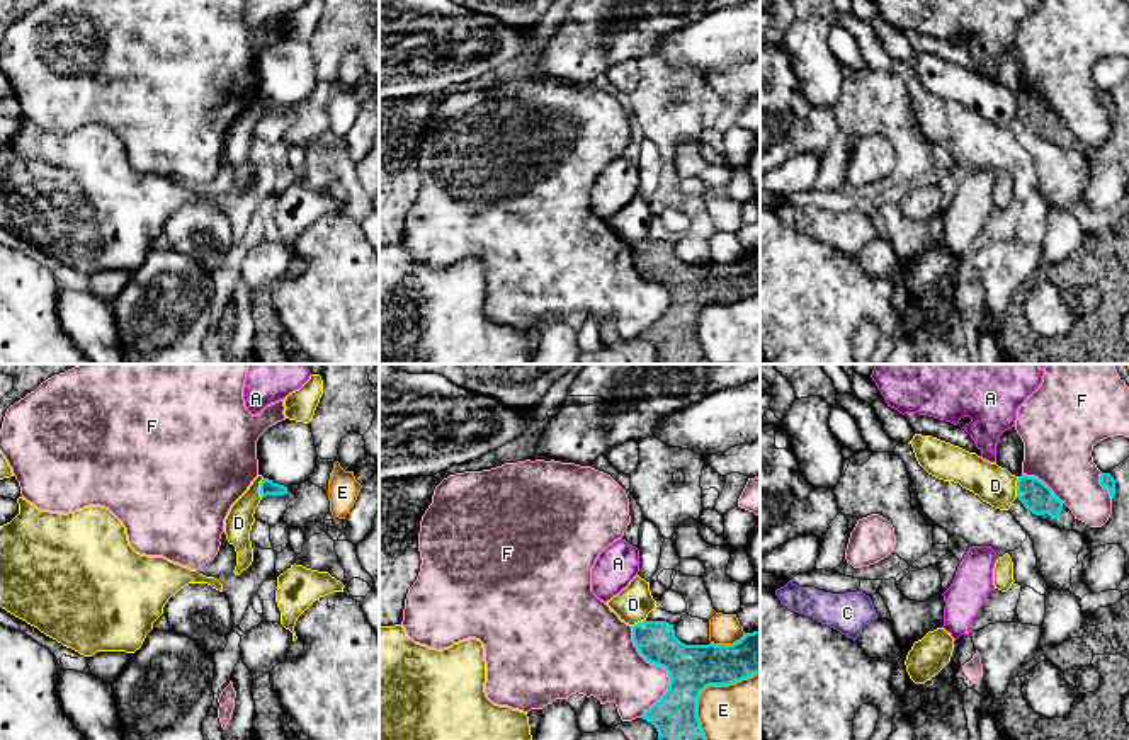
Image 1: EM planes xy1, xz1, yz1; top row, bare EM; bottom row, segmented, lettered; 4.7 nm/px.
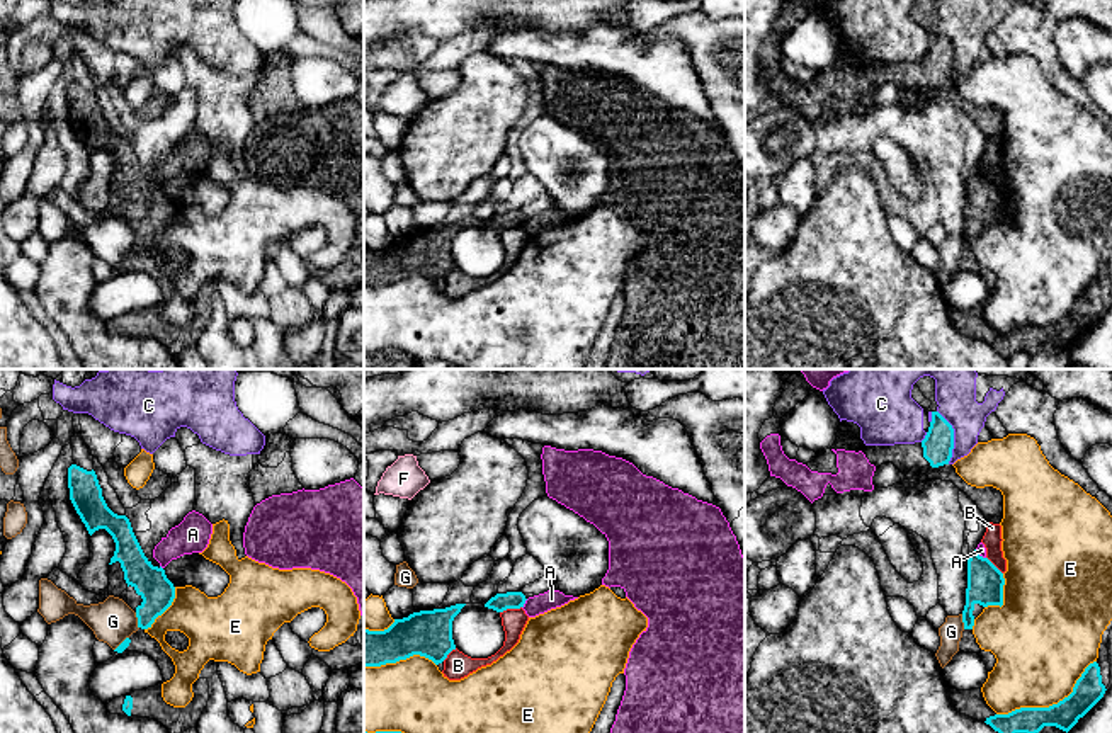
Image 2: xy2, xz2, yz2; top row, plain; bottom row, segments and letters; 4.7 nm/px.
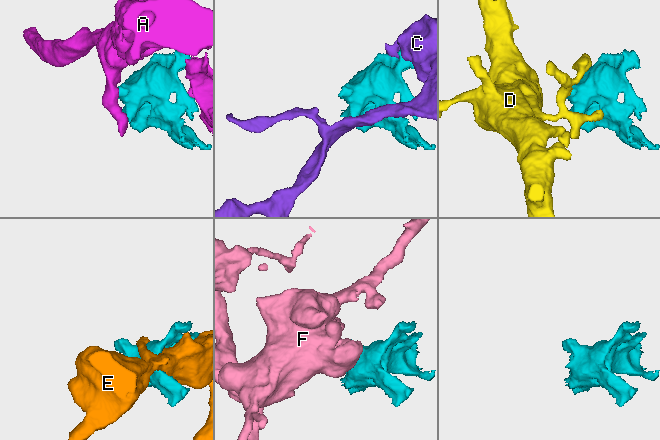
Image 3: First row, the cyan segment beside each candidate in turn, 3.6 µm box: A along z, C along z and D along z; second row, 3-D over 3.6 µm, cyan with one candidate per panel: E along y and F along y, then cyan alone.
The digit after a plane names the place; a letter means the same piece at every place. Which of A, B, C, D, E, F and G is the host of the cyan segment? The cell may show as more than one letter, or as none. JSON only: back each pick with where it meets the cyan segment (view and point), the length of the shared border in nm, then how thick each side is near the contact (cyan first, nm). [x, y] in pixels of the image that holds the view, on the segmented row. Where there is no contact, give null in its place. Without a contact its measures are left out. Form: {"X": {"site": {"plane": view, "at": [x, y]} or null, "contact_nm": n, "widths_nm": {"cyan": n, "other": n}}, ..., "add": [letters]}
{"A": {"site": {"plane": "xz2", "at": [524, 602]}, "contact_nm": 50, "widths_nm": {"cyan": 90, "other": 90}}, "add": ["A"]}

